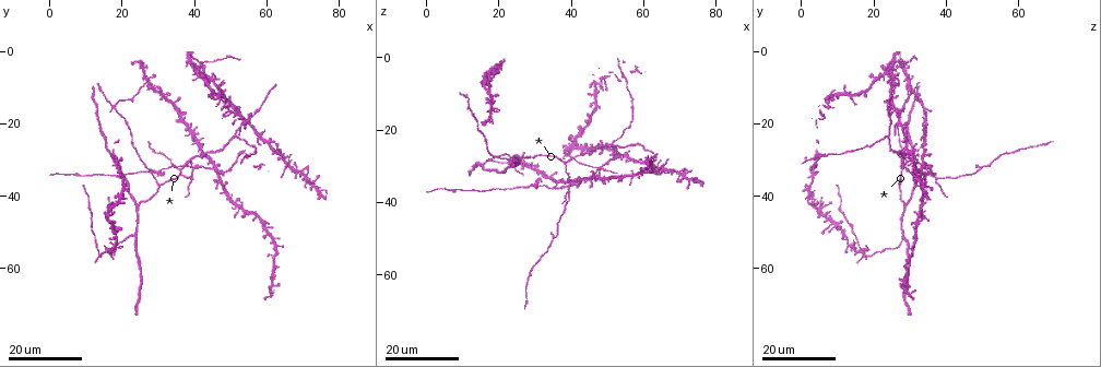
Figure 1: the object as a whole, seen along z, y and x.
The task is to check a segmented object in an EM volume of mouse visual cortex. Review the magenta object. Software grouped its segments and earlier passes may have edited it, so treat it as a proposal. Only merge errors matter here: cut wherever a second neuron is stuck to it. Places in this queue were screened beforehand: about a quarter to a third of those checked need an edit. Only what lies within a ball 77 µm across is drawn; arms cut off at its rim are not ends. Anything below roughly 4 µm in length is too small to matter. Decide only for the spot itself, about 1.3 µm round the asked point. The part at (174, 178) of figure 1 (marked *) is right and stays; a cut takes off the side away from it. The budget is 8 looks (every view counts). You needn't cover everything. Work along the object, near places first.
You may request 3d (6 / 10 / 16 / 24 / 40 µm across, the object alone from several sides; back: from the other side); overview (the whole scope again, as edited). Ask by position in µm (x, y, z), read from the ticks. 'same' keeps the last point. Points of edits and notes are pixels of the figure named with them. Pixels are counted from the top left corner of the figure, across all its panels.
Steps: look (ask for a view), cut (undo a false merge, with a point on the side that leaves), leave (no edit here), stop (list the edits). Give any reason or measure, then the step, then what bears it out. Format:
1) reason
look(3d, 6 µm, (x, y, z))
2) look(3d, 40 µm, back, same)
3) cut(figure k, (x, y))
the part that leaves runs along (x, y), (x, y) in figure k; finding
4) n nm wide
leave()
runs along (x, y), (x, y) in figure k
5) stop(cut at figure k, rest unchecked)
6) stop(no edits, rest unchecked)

three-way junction
look(3d, 24 µm, (30.5, 37.5, 27.5))

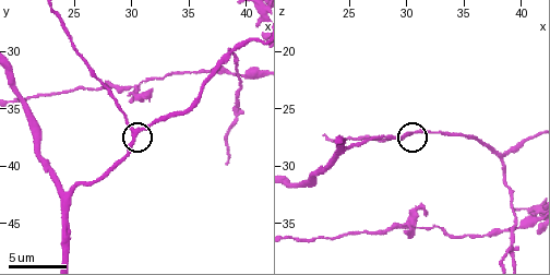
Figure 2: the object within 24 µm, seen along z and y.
look(3d, 6 µm, (30.2, 37.4, 27.0))

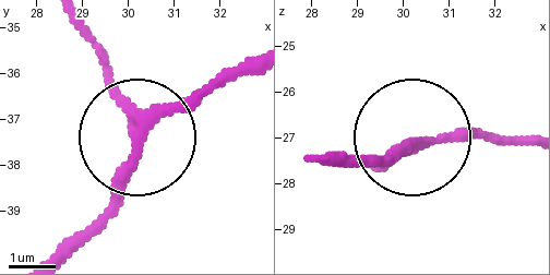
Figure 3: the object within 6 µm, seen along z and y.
leave()
runs along (254, 56), (141, 134), (79, 24) in figure 3; all the same neuron

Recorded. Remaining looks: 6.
two arms in line, one across
look(3d, 24 µm, (51.5, 23.5, 24.5))

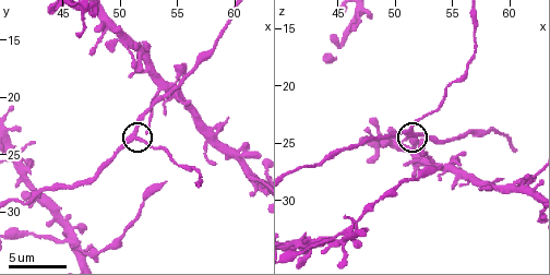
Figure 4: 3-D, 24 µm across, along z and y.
zoom in
look(3d, 6 µm, (51.2, 23.4, 24.0))

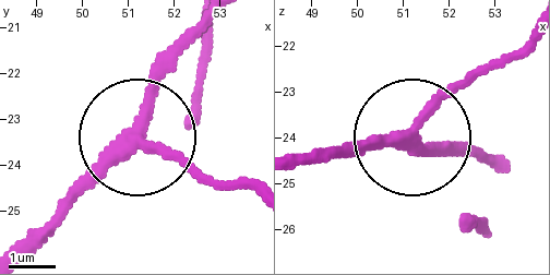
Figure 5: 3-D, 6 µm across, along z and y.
side arm 33 µm; 3 arms
leave()
one neuron here

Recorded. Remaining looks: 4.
looks like a crossing
look(3d, 24 µm, (46.0, 32.5, 33.0))

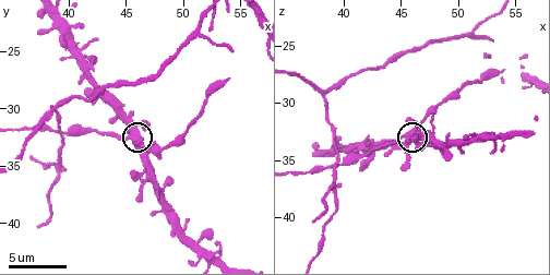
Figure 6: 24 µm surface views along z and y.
look(3d, 6 µm, same)

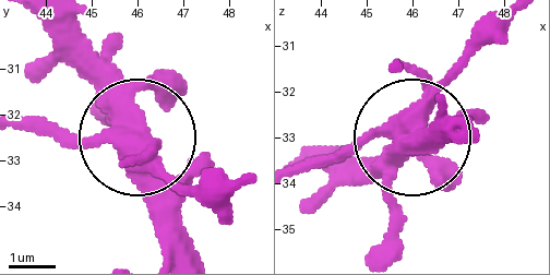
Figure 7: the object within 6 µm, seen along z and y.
from behind
look(3d, 6 µm, back, same)

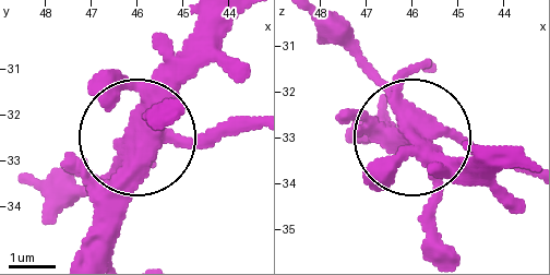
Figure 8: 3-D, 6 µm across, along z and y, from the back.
5 arms
cut(figure 8, (377, 76))
the part that leaves runs along (138, 143), (192, 143), (251, 123) in figure 8; a second neuron is stuck on

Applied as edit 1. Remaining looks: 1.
stop(cut at figure 8, rest unchecked)

